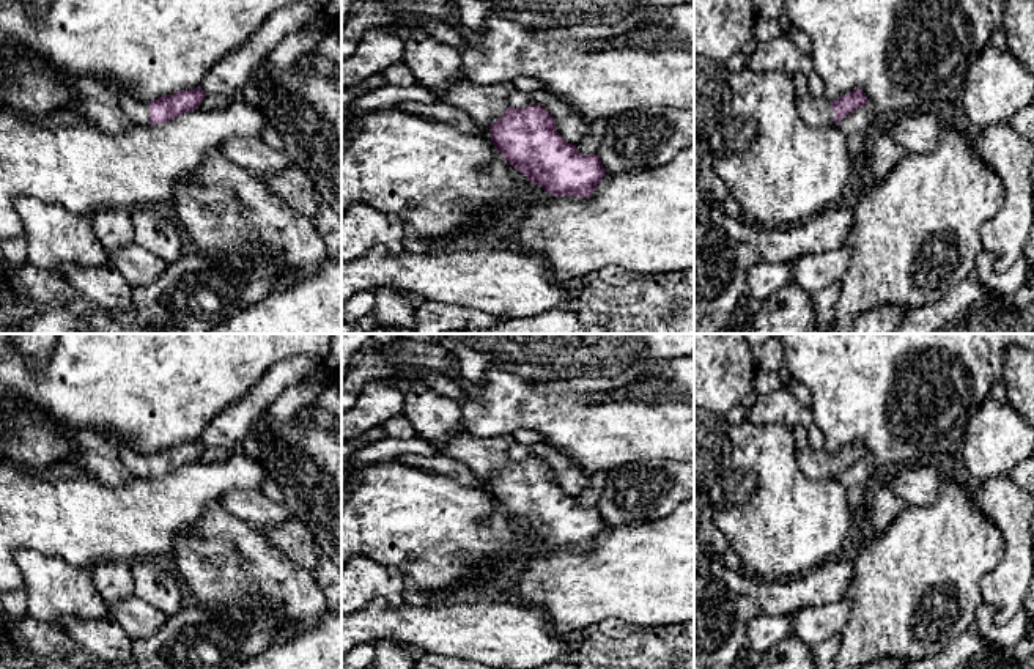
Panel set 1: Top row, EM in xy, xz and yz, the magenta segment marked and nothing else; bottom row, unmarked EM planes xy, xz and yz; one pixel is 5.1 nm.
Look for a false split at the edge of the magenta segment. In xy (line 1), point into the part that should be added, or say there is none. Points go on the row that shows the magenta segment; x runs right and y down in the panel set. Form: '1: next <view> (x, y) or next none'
1: next xy (137, 110)

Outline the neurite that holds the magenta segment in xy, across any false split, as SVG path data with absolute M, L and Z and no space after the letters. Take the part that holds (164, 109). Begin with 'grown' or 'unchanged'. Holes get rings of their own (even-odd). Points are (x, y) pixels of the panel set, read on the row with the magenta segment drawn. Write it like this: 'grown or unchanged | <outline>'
grown | M200 87L176 91L153 101L140 101L132 94L118 91L118 102L135 124L157 126L198 109L205 96L206 93Z

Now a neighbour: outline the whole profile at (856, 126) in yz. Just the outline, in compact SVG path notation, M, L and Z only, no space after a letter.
M859 107L837 123L837 128L845 134L850 157L853 161L856 161L867 146L873 120L869 107Z

